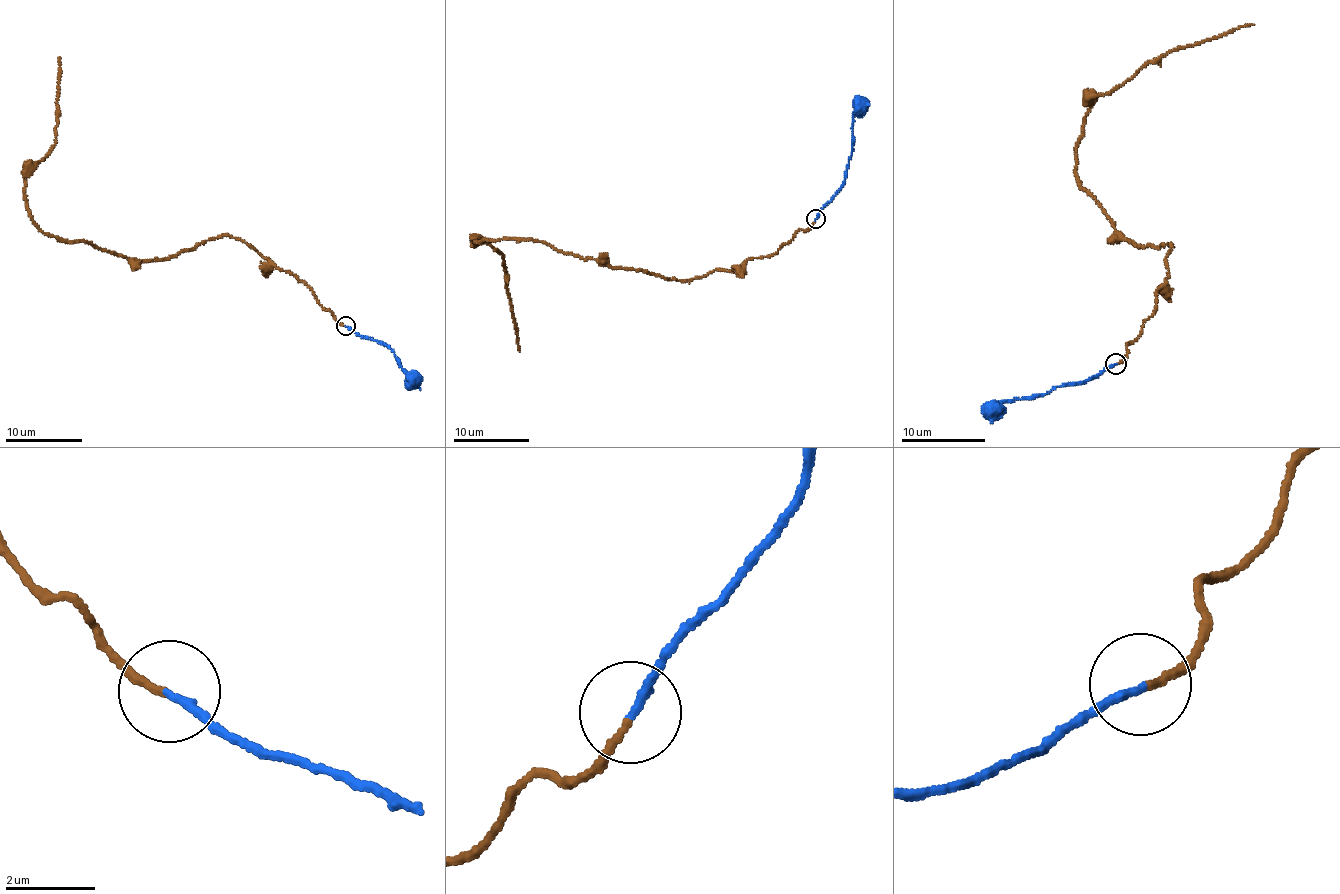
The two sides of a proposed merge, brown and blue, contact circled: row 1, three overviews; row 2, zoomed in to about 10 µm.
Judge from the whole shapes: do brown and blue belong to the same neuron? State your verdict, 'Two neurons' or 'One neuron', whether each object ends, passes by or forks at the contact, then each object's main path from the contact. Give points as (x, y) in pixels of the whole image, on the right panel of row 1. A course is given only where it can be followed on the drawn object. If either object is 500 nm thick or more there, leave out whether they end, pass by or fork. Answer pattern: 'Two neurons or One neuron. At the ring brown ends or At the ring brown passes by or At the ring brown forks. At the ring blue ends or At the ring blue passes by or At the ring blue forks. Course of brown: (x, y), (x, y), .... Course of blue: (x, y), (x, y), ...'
One neuron. At the ring brown ends. At the ring blue ends. Course of brown: (1117, 364), (1154, 311), (1171, 247), (1122, 236), (1079, 184), (1075, 155), (1088, 109), (1174, 51), (1254, 24). Course of blue: (1115, 364), (1078, 382), (1052, 386), (1045, 394), (1003, 400), (990, 423)

